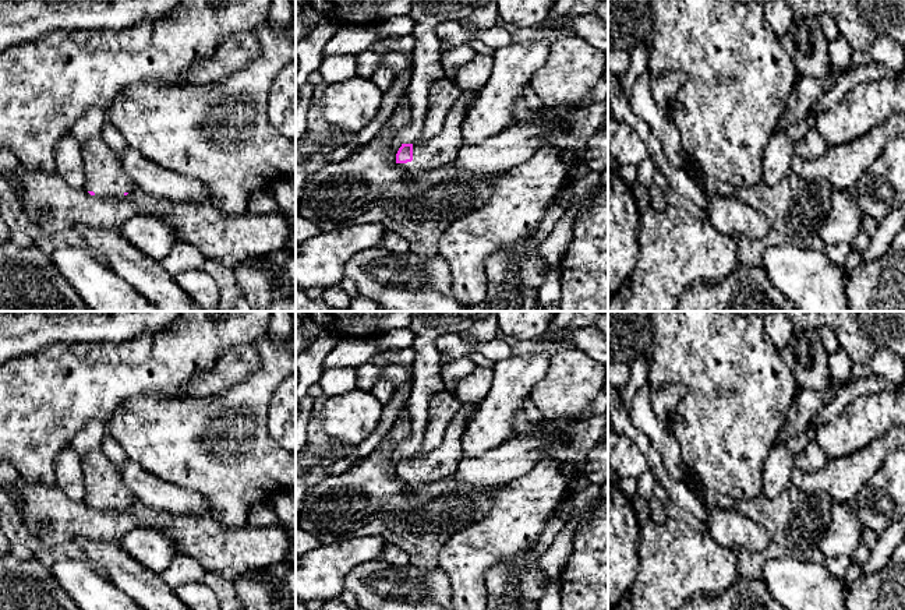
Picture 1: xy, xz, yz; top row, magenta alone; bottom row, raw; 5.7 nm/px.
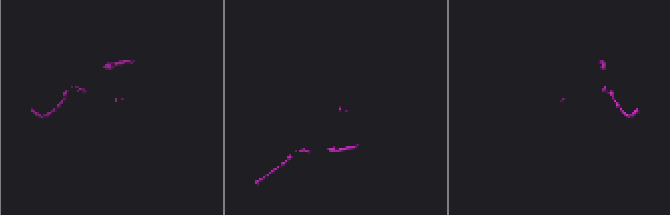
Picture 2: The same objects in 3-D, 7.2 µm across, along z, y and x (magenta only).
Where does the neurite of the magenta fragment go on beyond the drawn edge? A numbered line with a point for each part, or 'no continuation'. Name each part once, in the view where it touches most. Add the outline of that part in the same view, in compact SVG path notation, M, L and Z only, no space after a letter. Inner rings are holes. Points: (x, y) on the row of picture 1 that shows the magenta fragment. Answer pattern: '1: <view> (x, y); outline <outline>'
1: xz (428, 154); outline M478 91L463 92L446 116L441 133L428 140L413 144L413 161L399 163L411 176L418 176L431 169L452 163L462 145L462 126L469 107L477 99Z

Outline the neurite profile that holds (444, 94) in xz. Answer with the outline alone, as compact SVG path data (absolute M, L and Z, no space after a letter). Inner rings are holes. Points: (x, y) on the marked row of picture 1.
M442 77L435 81L428 91L428 112L425 116L425 130L421 140L439 135L445 120L463 91L450 80Z

